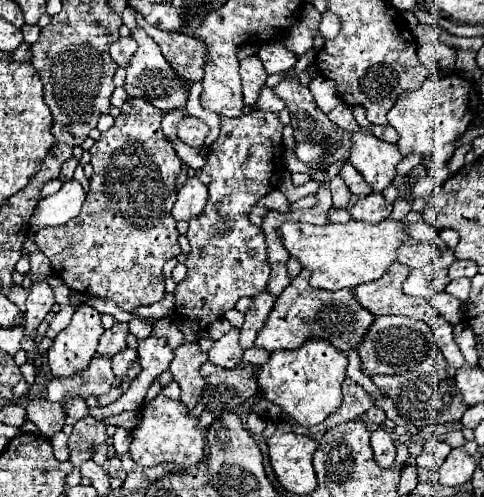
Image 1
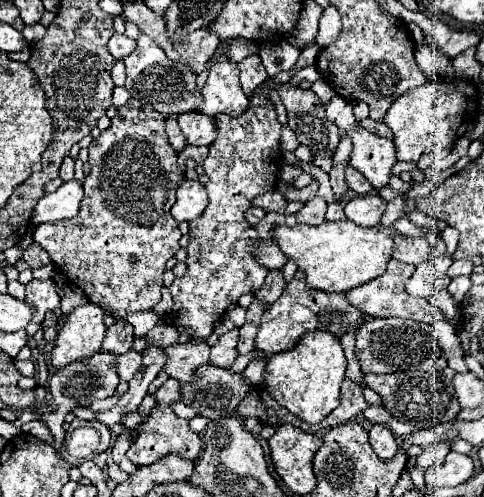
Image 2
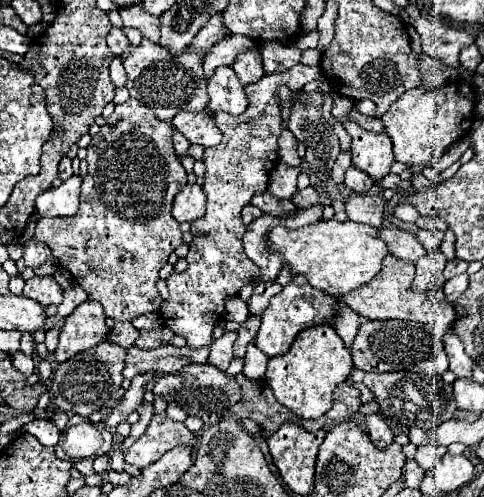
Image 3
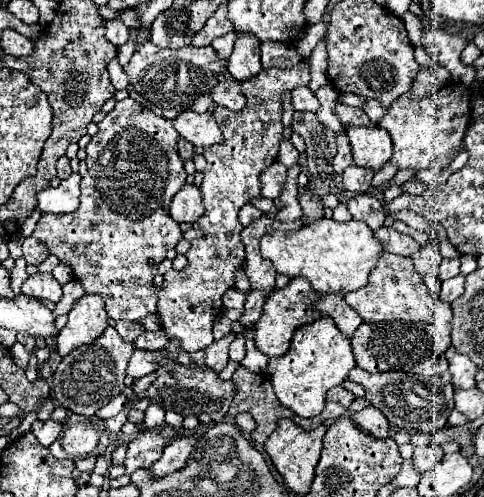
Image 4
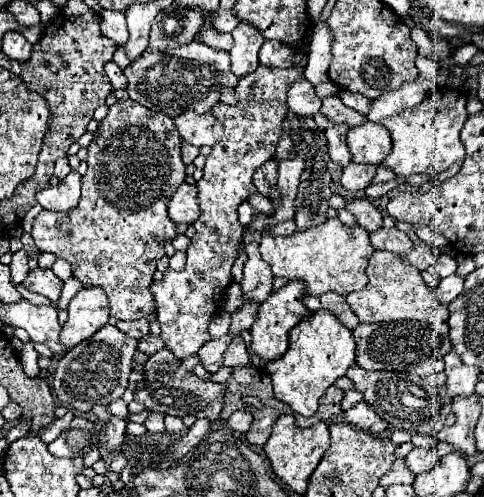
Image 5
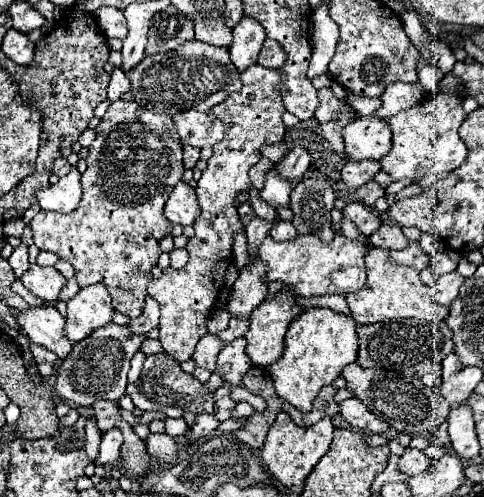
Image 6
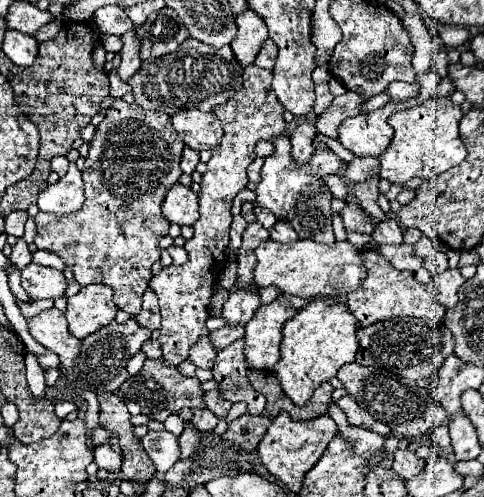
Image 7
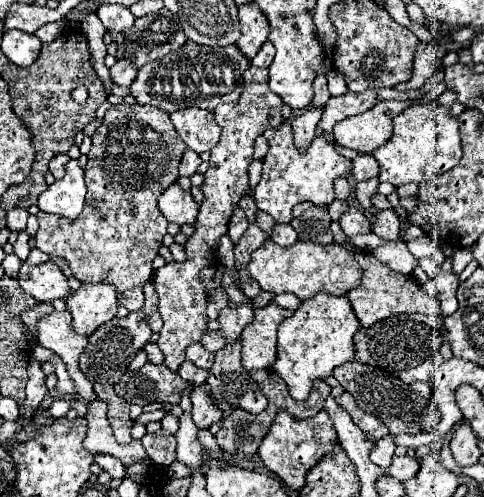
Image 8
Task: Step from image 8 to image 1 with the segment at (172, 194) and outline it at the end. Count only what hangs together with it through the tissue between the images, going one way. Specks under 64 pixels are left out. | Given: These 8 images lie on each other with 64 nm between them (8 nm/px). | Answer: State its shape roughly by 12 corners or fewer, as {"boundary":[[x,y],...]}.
{"boundary":[[188,178],[178,188],[172,216],[190,220],[208,200],[208,188]]}

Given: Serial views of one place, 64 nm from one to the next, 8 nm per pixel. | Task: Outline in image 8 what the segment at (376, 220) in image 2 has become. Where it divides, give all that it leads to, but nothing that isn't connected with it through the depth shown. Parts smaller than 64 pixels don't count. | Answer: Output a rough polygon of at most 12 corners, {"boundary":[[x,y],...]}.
{"boundary":[[358,208],[338,220],[344,234],[354,238],[370,232],[370,220]]}

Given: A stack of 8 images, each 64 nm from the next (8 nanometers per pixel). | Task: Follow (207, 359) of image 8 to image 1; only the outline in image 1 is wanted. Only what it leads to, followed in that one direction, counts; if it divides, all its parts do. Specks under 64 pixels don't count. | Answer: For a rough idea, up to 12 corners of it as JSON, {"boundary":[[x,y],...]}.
{"boundary":[[232,328],[208,352],[210,362],[236,368],[244,354]]}

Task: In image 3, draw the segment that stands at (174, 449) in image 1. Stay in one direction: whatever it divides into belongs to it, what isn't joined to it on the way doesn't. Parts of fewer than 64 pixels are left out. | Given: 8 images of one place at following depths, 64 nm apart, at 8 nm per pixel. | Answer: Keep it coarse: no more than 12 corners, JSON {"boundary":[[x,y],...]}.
{"boundary":[[162,412],[128,448],[126,464],[144,468],[180,444],[194,446],[184,422]]}

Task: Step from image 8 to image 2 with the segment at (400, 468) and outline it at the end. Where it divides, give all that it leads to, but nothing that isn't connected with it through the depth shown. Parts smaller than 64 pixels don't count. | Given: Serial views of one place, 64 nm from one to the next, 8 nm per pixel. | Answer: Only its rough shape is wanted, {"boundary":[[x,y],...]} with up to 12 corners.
{"boundary":[[450,444],[422,446],[416,464],[426,468],[444,462]]}

